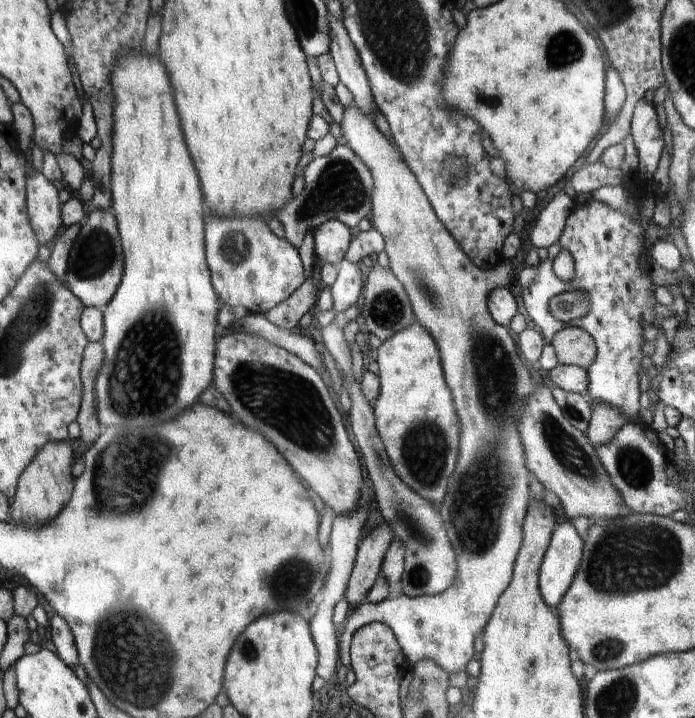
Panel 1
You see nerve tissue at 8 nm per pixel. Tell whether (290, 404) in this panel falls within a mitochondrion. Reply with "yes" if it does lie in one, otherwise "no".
yes

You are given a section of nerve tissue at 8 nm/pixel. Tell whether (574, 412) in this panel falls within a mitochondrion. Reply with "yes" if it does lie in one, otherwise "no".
yes

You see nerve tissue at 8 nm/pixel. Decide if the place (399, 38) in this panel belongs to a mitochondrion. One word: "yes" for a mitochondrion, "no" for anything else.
yes

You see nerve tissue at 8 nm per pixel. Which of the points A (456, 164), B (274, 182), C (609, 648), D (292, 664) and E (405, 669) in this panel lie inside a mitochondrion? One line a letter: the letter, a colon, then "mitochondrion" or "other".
A: mitochondrion
B: mitochondrion
C: mitochondrion
D: other
E: other

